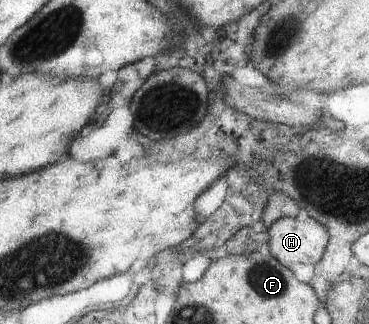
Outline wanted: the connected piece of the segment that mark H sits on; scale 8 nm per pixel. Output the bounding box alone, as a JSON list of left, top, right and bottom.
[266,216,328,268]

